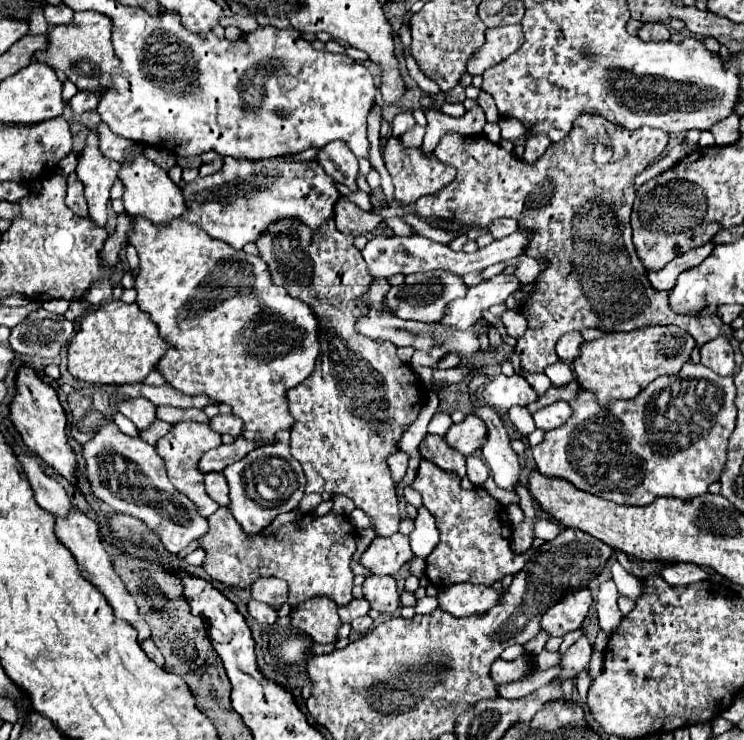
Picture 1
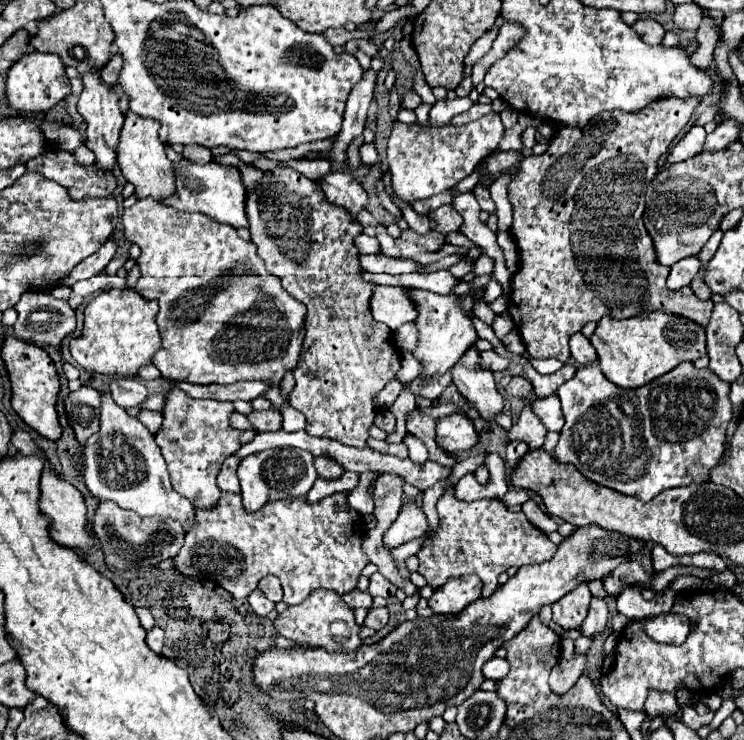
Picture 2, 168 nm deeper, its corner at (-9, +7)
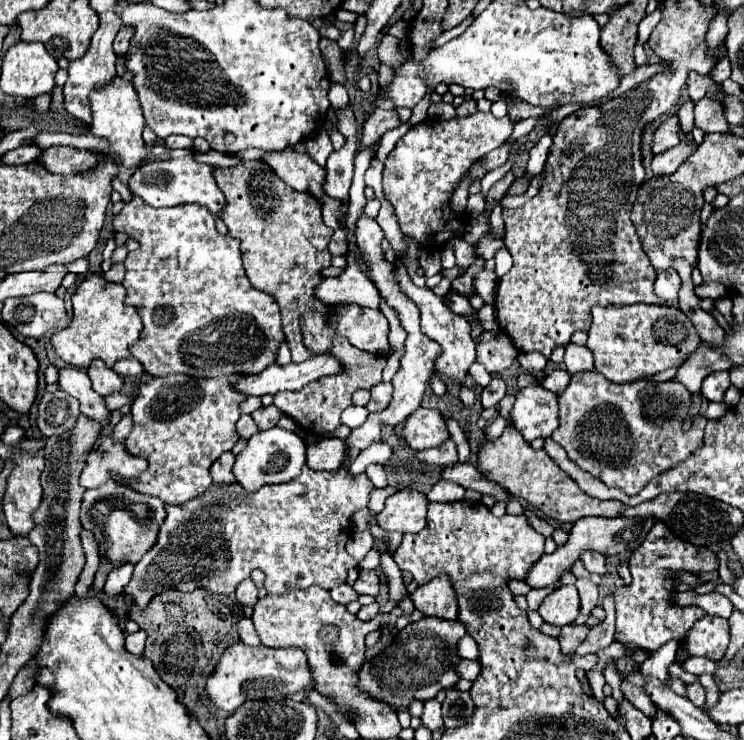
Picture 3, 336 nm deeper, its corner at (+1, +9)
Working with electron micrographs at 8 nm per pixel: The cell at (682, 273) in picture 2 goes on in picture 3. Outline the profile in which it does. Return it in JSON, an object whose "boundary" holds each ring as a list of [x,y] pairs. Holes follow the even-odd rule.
{"boundary":[[[666,269],[660,271],[654,283],[654,293],[666,301],[676,301],[678,299],[678,289],[680,289],[680,277],[676,269]]]}

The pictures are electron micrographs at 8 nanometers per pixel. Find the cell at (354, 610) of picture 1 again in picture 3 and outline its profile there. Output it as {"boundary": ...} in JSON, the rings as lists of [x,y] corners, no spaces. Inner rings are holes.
{"boundary":[[[348,583],[334,587],[334,589],[330,591],[330,595],[332,595],[332,599],[334,599],[336,603],[342,603],[342,605],[348,605],[350,601],[356,601],[356,599],[358,599],[358,593],[356,593]]]}

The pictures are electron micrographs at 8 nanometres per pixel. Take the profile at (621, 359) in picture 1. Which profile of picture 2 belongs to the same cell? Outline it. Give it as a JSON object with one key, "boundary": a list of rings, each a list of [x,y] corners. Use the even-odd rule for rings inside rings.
{"boundary":[[[642,311],[626,321],[602,317],[598,321],[598,329],[590,337],[590,343],[598,351],[598,365],[602,373],[624,389],[642,387],[666,371],[672,371],[682,361],[694,361],[706,355],[704,327],[680,315],[660,311]]]}

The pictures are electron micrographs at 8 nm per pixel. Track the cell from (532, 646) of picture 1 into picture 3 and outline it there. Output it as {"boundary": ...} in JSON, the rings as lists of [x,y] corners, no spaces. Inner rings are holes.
{"boundary":[[[556,585],[542,587],[542,589],[530,589],[530,593],[526,595],[526,599],[528,599],[528,611],[536,611],[536,609],[542,605],[542,601],[544,601],[554,589],[556,589]]]}

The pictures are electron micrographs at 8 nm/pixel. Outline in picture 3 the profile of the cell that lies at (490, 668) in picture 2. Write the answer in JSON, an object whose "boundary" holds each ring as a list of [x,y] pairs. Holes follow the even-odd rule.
{"boundary":[[[464,659],[462,665],[458,665],[458,675],[462,679],[468,679],[468,681],[474,681],[478,677],[478,673],[482,671],[482,665],[480,661],[470,661],[470,659]]]}

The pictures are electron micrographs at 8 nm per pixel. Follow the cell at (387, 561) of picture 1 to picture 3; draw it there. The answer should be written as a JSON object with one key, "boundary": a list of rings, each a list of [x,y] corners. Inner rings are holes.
{"boundary":[[[400,489],[386,499],[386,507],[378,513],[376,523],[384,531],[418,533],[426,525],[428,499],[414,489]]]}

